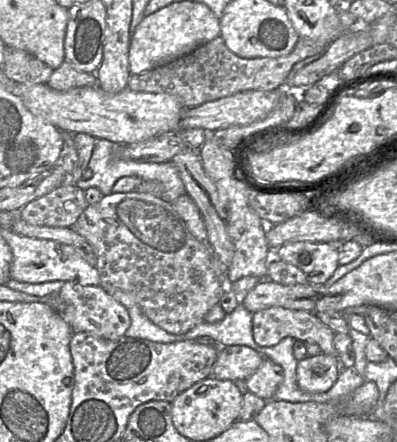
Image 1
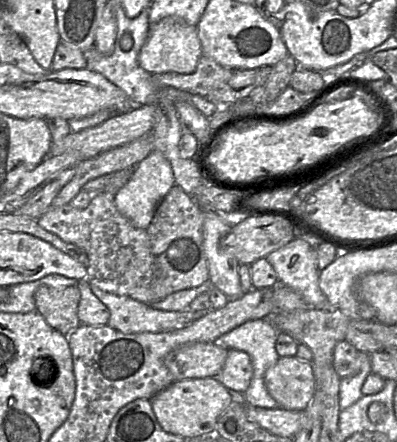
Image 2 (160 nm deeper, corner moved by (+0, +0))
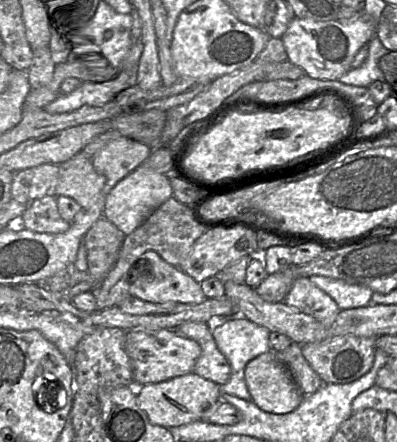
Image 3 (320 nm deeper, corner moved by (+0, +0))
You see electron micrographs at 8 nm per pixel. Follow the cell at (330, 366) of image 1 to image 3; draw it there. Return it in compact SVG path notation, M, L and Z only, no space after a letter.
M269 350L250 360L244 370L252 401L263 411L286 414L295 410L305 395L289 369Z

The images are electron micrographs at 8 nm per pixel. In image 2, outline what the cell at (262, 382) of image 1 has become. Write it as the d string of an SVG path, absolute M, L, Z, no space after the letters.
M228 349L227 358L216 378L229 390L245 392L253 377L250 356L243 351Z

